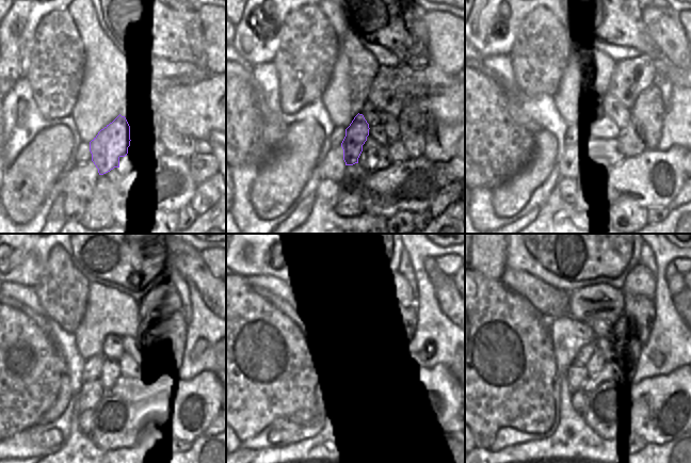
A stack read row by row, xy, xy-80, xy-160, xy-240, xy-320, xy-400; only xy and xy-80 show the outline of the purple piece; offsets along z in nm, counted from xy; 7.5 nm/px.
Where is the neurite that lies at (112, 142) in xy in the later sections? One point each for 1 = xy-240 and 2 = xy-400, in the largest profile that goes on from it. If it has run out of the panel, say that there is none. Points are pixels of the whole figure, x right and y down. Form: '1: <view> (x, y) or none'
1: xy-240 (110, 373)
2: xy-400 (577, 376)

